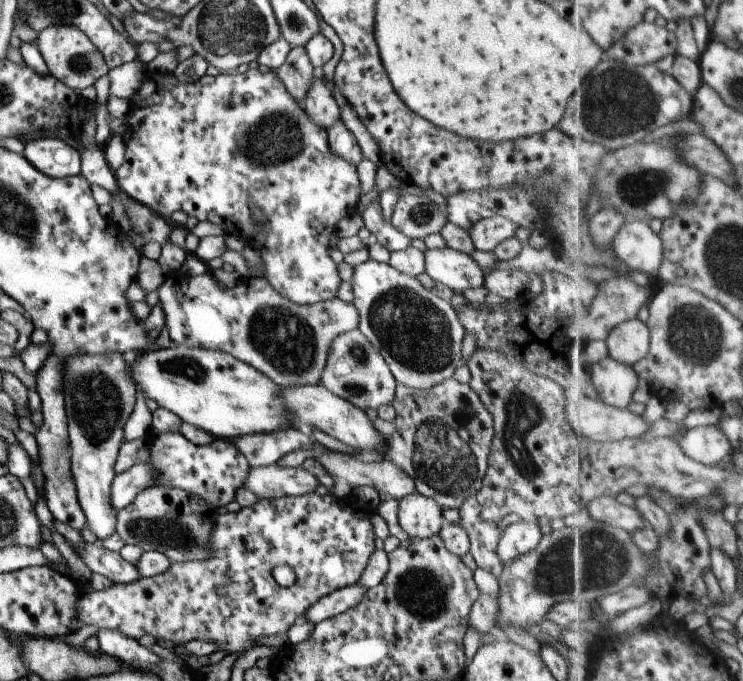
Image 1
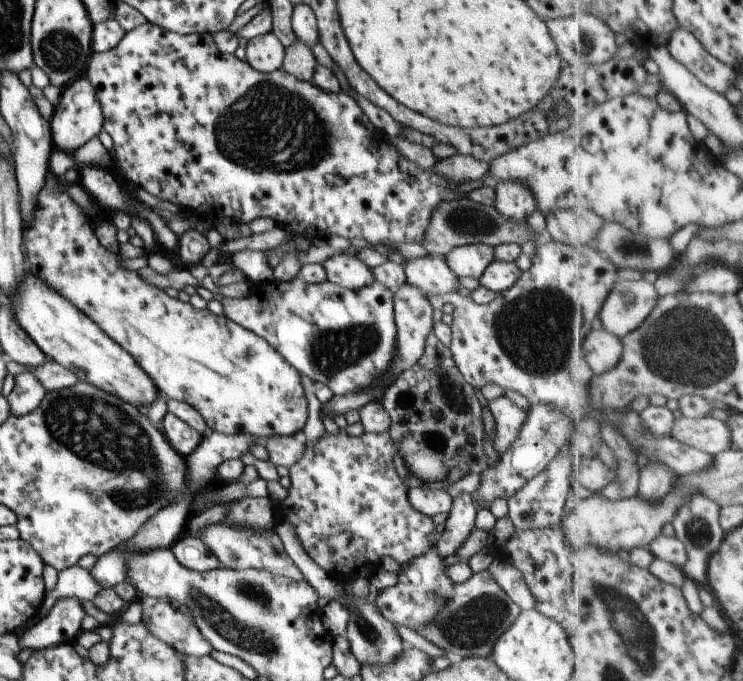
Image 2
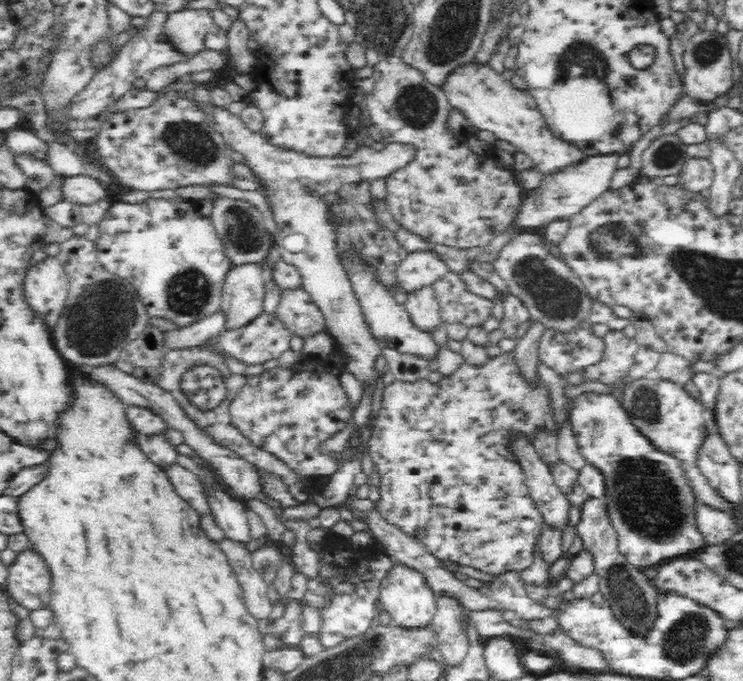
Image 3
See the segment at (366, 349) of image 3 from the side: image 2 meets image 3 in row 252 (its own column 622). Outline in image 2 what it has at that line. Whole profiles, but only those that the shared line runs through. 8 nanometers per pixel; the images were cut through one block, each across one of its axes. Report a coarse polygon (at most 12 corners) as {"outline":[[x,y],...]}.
{"outline":[[622,279],[599,325],[621,339],[649,320],[655,283]]}

